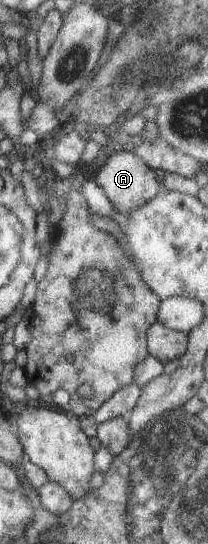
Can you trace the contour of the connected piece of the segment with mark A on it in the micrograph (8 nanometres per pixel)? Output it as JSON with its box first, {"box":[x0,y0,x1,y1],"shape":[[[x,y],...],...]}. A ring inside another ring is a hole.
{"box":[95,147,163,216],"shape":[[[119,147],[118,151],[112,154],[98,171],[95,182],[102,187],[113,207],[128,216],[156,197],[160,189],[163,189],[156,182],[158,174],[159,172],[150,169],[139,157],[136,157],[132,150]]]}

